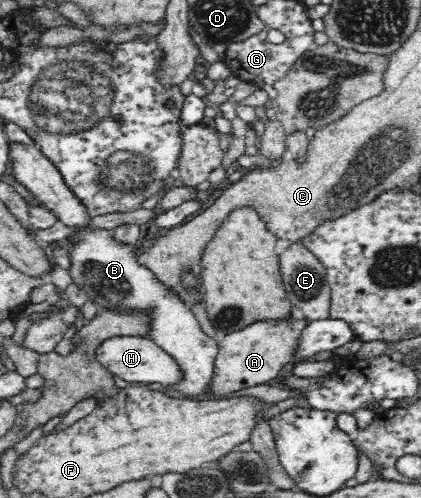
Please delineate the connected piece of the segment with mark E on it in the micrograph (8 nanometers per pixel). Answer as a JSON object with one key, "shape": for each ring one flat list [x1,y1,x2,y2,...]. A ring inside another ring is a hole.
{"shape":[[301,242,292,243,279,255,279,267,286,298,290,304,302,310,310,321,329,317,331,292,326,282,325,266]]}

